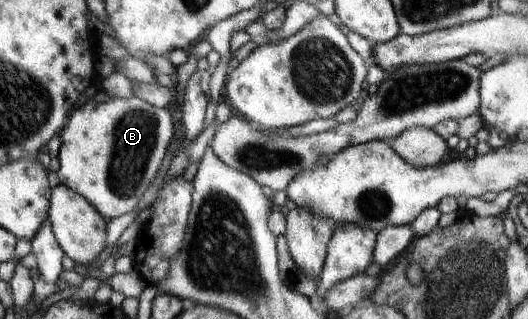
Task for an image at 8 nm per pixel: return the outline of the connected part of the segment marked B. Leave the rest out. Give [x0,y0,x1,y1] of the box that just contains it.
[48,95,174,219]

